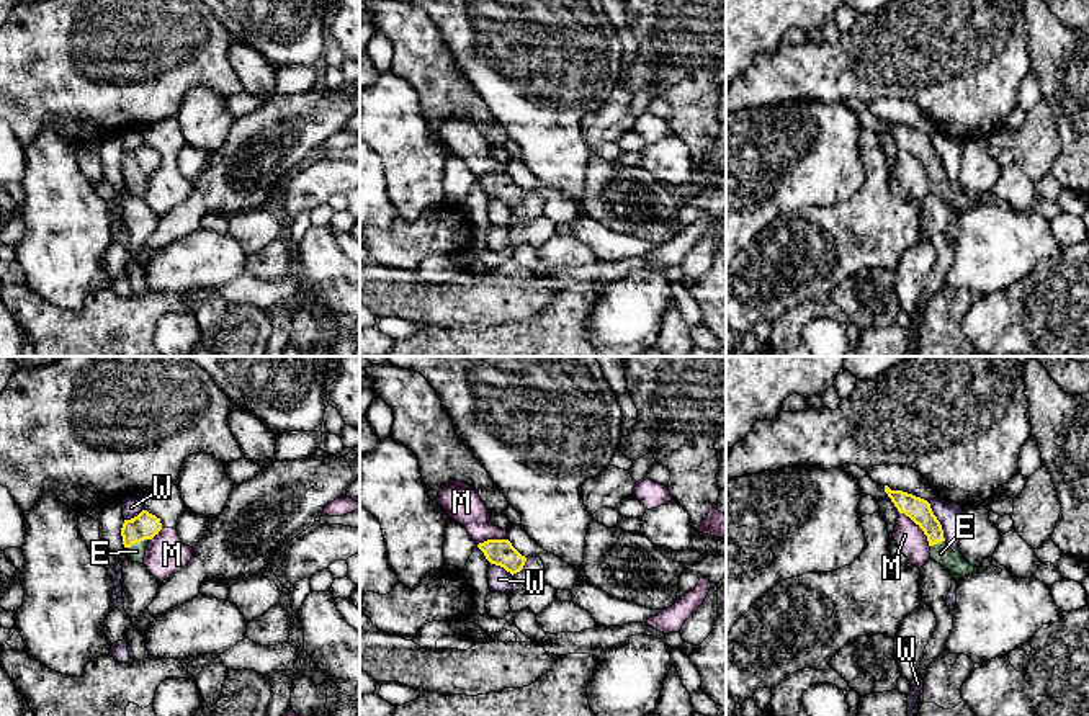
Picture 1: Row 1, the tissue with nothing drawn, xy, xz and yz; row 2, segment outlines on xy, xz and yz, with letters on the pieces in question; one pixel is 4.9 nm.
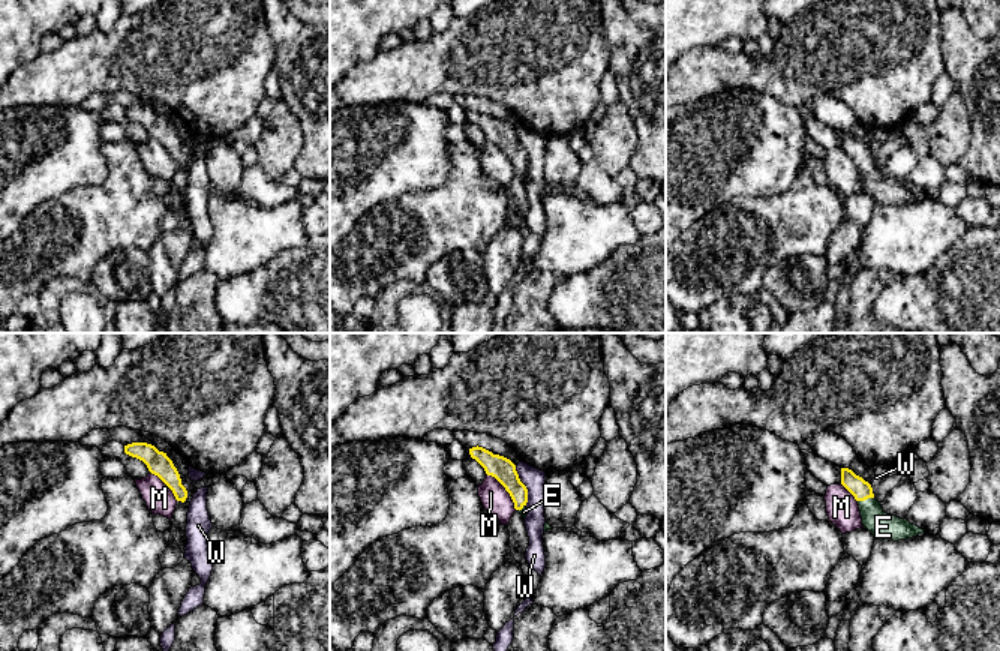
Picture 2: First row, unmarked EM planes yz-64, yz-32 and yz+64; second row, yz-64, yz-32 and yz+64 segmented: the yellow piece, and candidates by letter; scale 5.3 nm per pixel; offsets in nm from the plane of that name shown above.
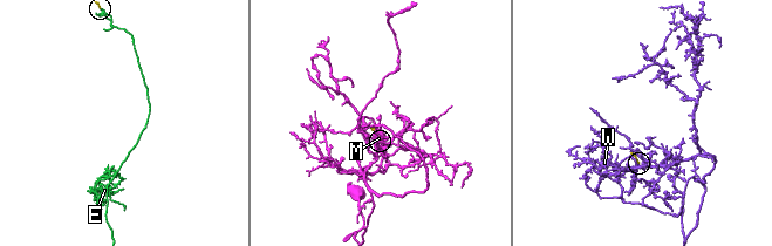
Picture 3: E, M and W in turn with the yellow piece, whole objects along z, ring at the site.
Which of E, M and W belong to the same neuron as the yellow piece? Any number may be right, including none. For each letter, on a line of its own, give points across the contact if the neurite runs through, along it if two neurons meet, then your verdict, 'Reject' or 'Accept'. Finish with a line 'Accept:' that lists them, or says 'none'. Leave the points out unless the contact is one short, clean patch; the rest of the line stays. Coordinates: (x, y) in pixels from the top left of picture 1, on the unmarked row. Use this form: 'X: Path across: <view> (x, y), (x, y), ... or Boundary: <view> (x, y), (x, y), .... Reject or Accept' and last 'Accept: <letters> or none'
E: Path across: xy (146, 159), (136, 175), (136, 185). Accept
M: Reject
W: Boundary: yz (927, 136), (945, 174). Reject
Accept: E

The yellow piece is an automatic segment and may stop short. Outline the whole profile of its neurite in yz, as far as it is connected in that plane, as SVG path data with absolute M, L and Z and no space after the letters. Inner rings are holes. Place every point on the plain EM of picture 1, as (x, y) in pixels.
M885 119L885 126L894 137L899 147L909 150L927 170L930 180L930 193L942 201L948 203L955 214L971 209L981 201L971 199L960 185L952 185L943 172L943 163L937 150L934 149L930 137L921 131L903 124L891 124Z

